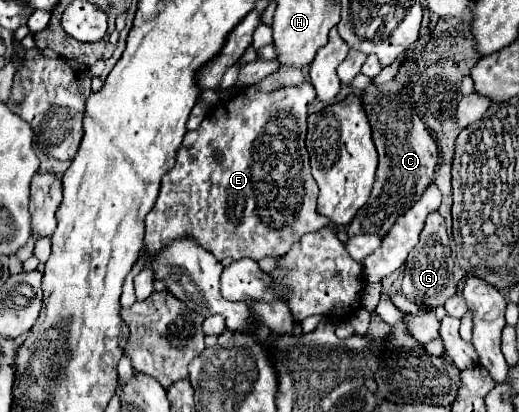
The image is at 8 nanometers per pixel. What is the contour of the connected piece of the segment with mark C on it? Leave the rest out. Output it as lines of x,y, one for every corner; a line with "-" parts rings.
369,85
361,93
365,111
369,115
369,123
373,127
373,141
379,153
379,167
375,185
369,201
357,211
351,225
347,227
349,237
359,233
387,235
391,223
397,221
407,209
419,201
425,189
435,181
435,173
439,167
439,147
427,125
421,121
415,103
407,95
399,93
383,93
375,85

